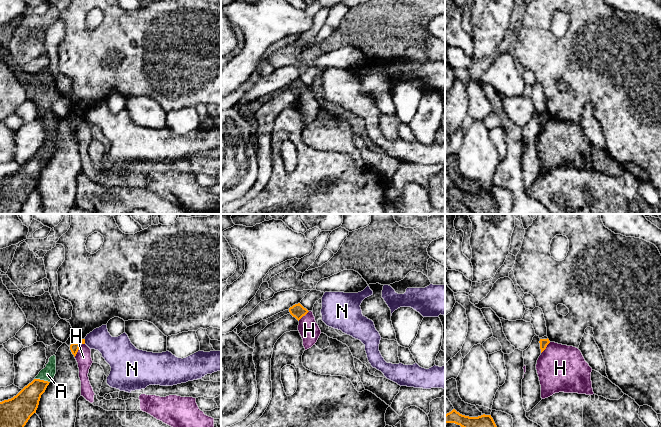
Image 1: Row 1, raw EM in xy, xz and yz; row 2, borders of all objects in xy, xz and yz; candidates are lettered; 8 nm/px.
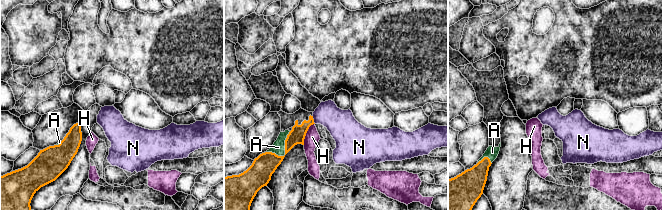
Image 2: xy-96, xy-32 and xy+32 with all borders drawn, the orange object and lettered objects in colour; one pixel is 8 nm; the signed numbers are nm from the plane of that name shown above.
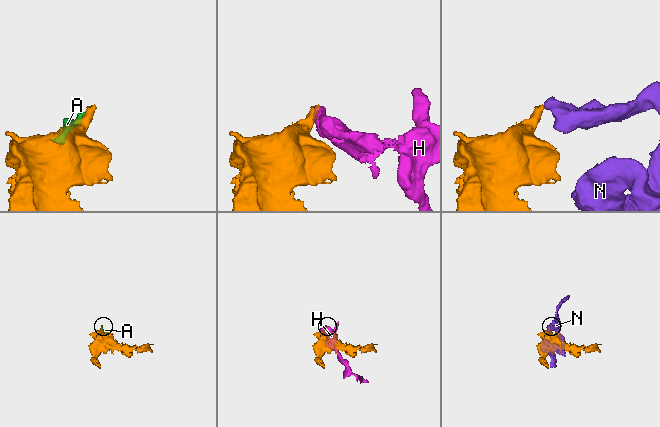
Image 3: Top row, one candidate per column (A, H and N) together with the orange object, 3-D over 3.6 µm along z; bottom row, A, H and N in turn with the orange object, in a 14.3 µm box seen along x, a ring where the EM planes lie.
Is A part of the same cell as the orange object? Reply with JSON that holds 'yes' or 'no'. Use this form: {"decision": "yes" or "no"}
{"decision": "yes"}

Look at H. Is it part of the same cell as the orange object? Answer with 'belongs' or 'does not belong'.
does not belong

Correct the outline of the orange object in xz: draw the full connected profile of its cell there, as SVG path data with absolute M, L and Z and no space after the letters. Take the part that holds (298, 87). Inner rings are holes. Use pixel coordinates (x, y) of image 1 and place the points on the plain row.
M298 79L290 83L289 88L293 93L295 93L299 97L309 87L306 84L304 84L300 79Z

